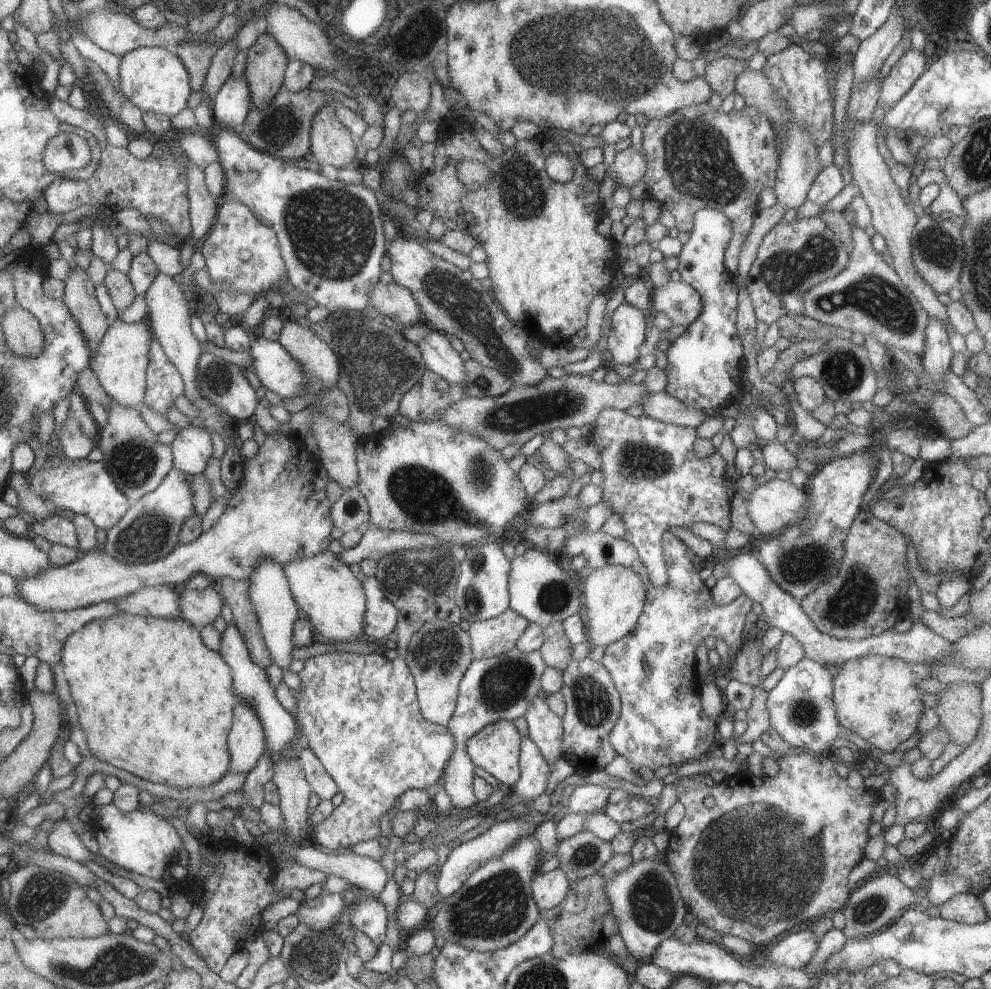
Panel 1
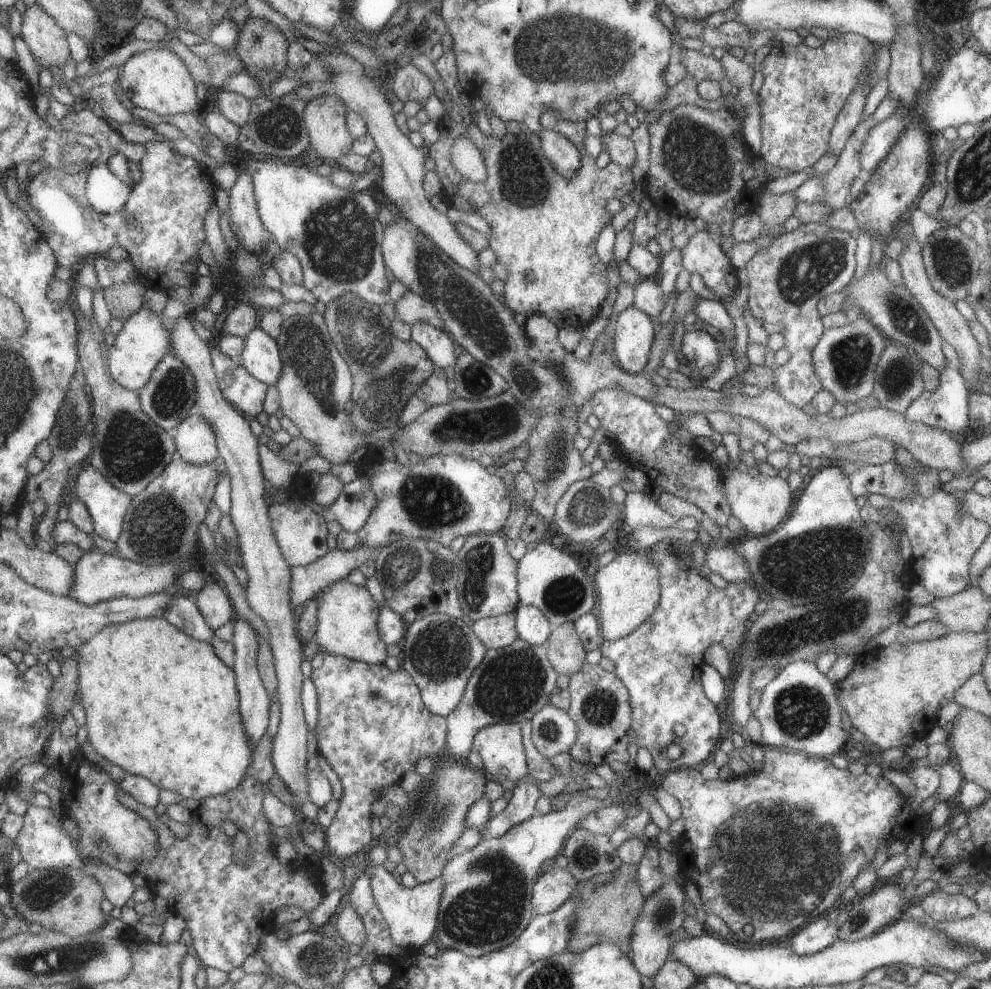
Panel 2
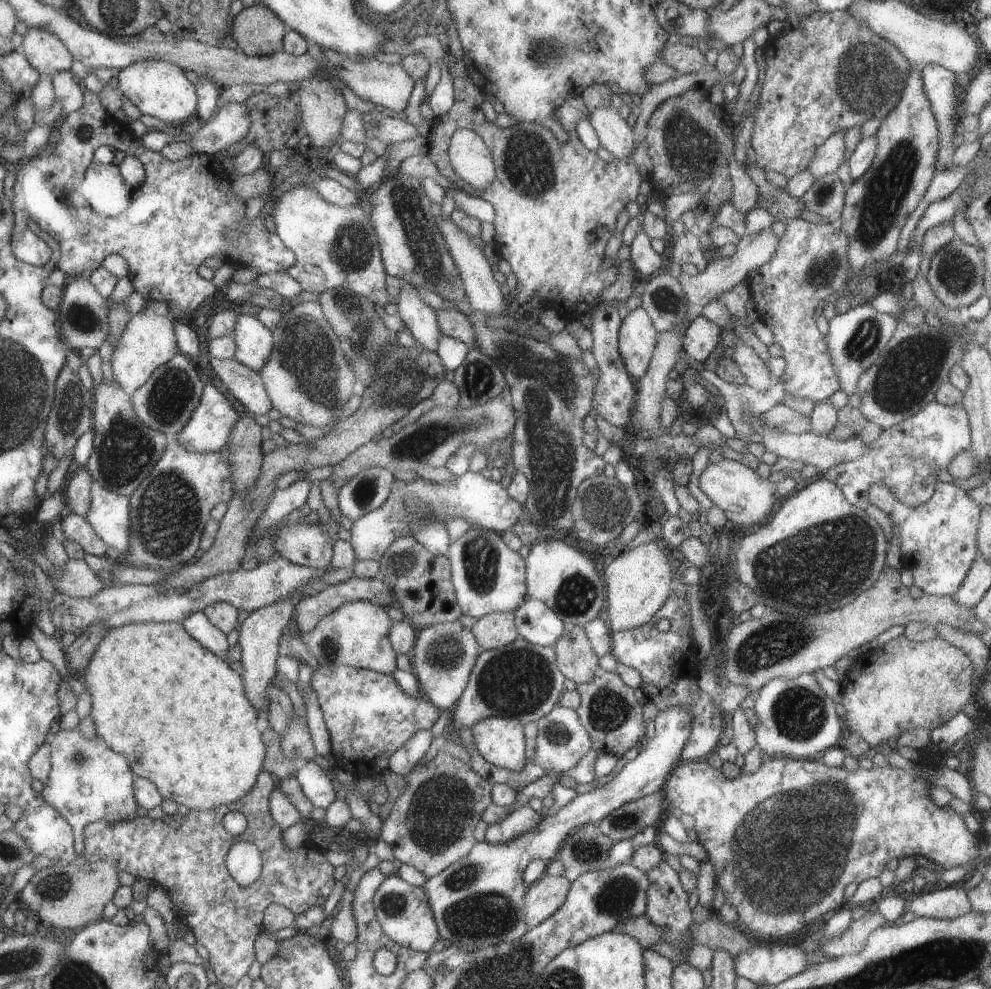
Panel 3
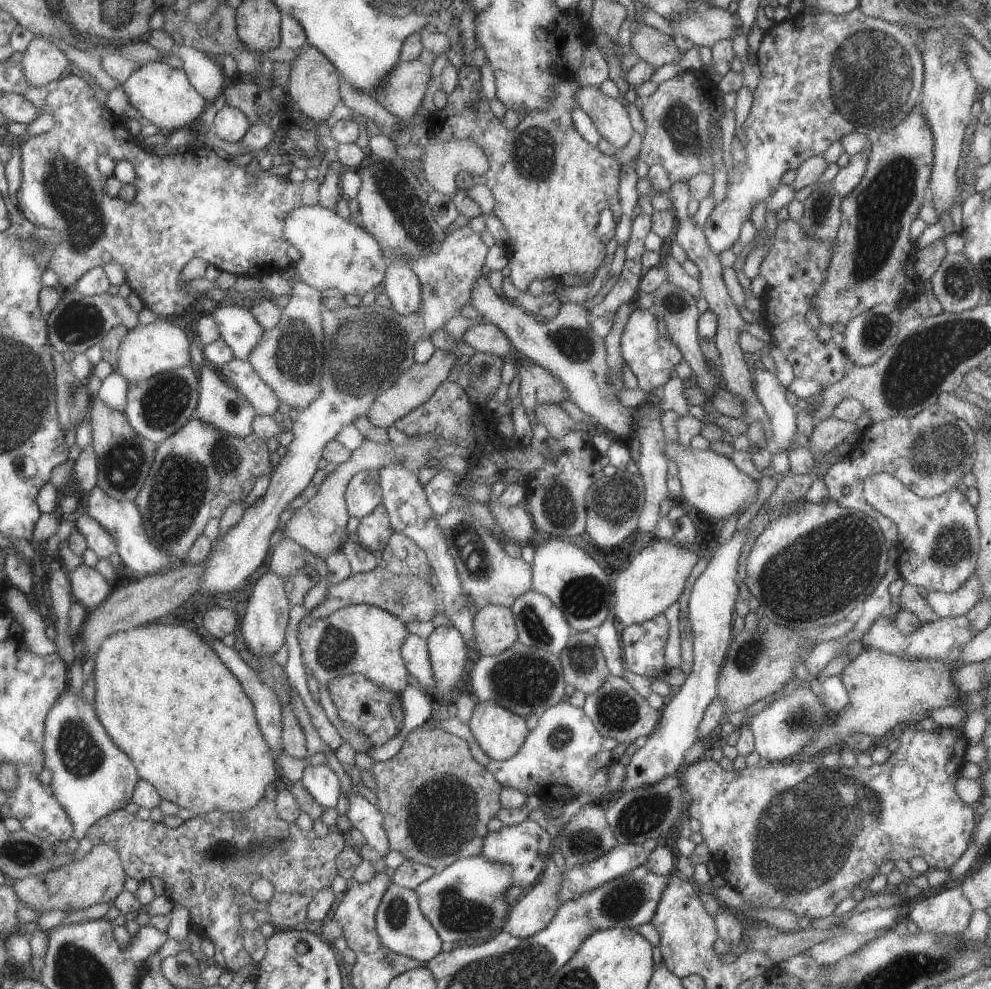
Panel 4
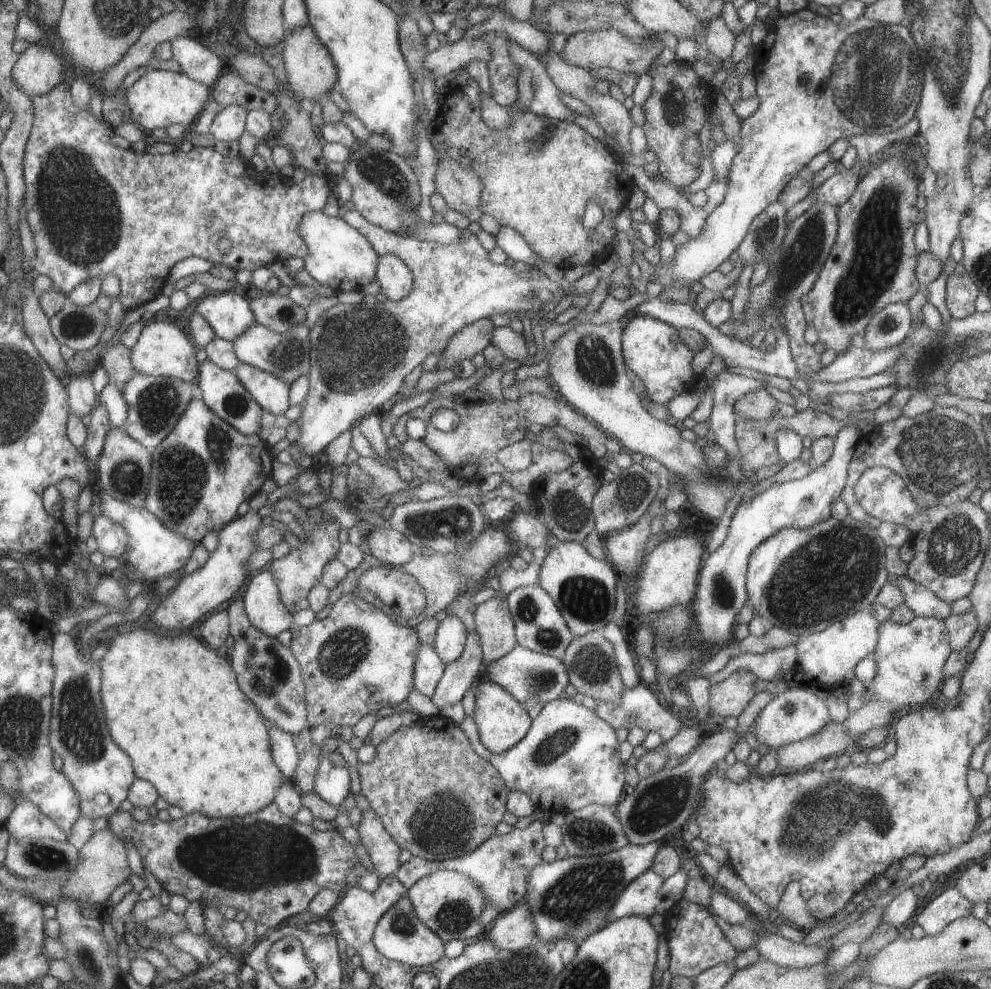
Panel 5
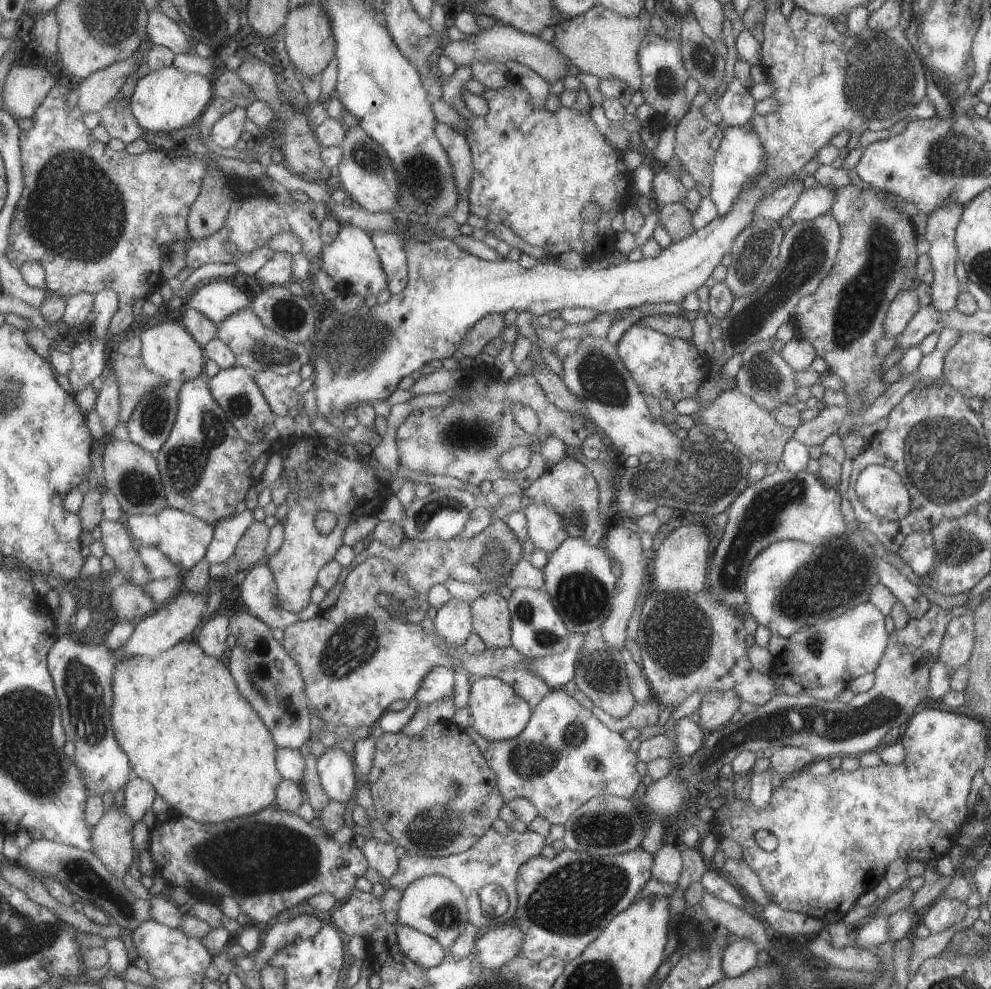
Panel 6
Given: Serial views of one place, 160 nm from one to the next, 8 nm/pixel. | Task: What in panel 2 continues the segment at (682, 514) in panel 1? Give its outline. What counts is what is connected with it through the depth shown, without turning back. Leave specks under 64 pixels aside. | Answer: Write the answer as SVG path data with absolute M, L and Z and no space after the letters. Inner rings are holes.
M617 386L597 390L590 399L592 414L599 421L599 427L613 436L608 442L614 448L615 457L627 467L643 472L649 484L657 490L697 506L717 527L728 524L731 512L723 496L722 472L717 468L689 468L691 462L695 462L695 448L694 437L687 430L674 422L665 422L655 413L651 402L627 394Z

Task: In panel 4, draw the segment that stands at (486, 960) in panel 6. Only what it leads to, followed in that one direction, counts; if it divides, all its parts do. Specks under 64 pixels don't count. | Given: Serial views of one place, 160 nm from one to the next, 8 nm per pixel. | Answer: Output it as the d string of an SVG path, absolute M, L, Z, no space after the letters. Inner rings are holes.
M549 857L538 881L510 907L503 931L511 937L523 939L543 930L560 906L557 898L559 886L561 871Z

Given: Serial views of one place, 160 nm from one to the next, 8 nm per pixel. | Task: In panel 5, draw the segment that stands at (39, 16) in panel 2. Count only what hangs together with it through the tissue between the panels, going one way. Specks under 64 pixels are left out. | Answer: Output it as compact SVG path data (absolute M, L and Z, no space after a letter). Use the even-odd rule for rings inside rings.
M34 43L20 54L13 76L16 84L29 96L45 96L62 83L63 60L55 50Z

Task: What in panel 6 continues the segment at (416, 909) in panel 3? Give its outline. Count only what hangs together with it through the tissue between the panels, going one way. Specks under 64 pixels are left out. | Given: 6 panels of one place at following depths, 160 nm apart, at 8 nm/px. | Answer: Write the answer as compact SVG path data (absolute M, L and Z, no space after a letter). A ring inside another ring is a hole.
M396 921L394 934L398 942L398 949L410 962L432 968L438 966L447 955L441 944L427 934L403 926Z

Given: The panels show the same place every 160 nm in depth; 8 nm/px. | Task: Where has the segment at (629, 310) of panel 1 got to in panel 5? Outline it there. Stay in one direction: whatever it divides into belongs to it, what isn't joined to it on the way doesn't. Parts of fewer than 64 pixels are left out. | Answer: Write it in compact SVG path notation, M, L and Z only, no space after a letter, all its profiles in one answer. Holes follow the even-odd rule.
M631 316L631 320L622 328L621 347L625 367L639 377L649 400L656 404L665 405L673 396L694 389L700 377L693 373L689 365L694 353L679 340L677 329L651 316Z

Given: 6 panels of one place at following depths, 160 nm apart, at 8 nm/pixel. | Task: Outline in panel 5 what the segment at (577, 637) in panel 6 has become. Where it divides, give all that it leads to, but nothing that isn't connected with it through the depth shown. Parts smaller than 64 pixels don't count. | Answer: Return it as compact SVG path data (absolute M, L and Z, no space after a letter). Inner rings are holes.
M518 645L502 658L485 666L482 675L493 684L505 688L519 704L526 699L525 696L532 695L545 705L555 700L557 696L564 695L564 688L568 684L567 670L561 660L535 653Z

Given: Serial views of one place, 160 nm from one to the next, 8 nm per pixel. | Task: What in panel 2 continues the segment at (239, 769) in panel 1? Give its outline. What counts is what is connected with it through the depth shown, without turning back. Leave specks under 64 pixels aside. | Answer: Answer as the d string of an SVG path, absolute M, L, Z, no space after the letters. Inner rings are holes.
M236 616L234 617L233 638L230 641L233 645L234 654L234 666L232 670L236 679L239 714L241 714L243 730L245 730L245 736L249 740L249 744L253 747L255 747L255 744L259 742L259 738L262 738L267 730L270 704L269 697L257 671L257 635L257 632L247 622Z

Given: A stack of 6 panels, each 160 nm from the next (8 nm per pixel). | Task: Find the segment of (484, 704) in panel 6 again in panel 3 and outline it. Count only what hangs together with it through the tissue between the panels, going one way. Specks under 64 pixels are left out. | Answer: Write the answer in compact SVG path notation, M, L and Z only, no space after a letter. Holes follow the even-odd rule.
M483 718L470 730L475 749L486 762L514 772L525 766L525 740L522 725L516 719Z

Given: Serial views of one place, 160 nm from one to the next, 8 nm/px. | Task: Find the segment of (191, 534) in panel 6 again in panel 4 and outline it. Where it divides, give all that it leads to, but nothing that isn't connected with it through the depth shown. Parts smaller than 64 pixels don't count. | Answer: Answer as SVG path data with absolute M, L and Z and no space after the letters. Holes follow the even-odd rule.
M95 486L90 493L88 507L85 511L91 518L103 524L103 528L107 528L111 532L111 538L115 538L117 544L116 553L121 558L125 567L137 572L140 575L157 573L159 571L169 569L175 565L171 556L165 554L165 550L161 552L159 548L145 534L145 528L141 524L141 516L137 506L132 501L117 501L106 494L99 486Z

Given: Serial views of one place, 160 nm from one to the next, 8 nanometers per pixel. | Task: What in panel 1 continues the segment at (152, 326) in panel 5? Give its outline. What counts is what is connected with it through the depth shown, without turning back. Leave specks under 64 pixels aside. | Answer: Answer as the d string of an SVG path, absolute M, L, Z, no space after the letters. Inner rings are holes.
M118 318L98 350L98 356L92 358L90 368L96 374L102 388L110 398L128 409L138 409L146 396L146 368L150 364L149 346L151 332L145 319L134 323L123 323Z

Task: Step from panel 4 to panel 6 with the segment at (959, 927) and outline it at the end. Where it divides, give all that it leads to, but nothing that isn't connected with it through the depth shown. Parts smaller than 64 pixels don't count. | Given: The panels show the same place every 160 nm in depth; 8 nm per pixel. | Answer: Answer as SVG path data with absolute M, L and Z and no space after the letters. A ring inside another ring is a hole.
M941 898L941 900L936 900L933 906L927 906L921 923L929 929L930 934L939 934L949 926L960 922L965 912L965 903L953 898Z

